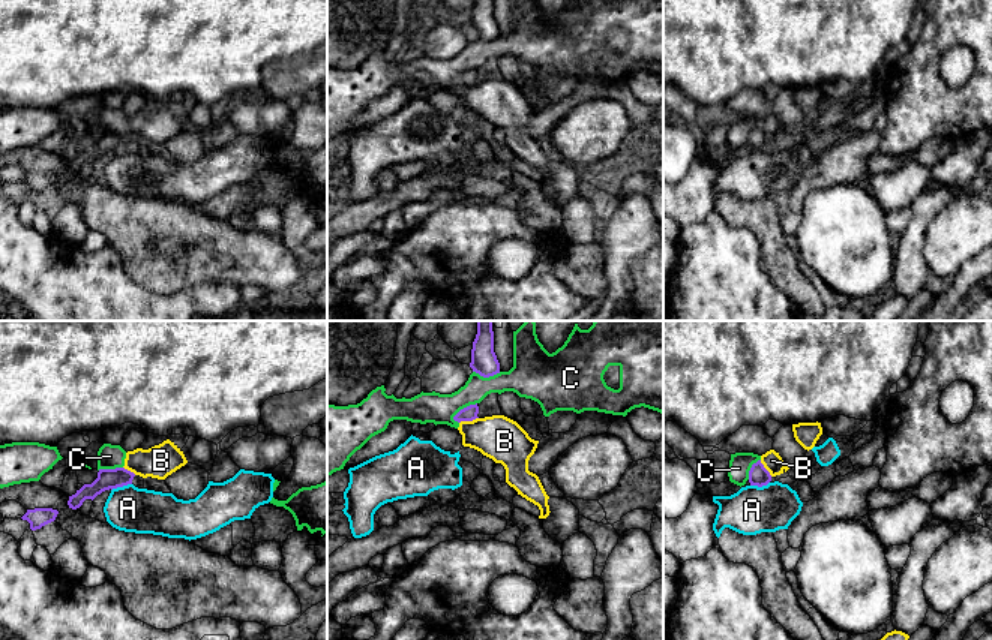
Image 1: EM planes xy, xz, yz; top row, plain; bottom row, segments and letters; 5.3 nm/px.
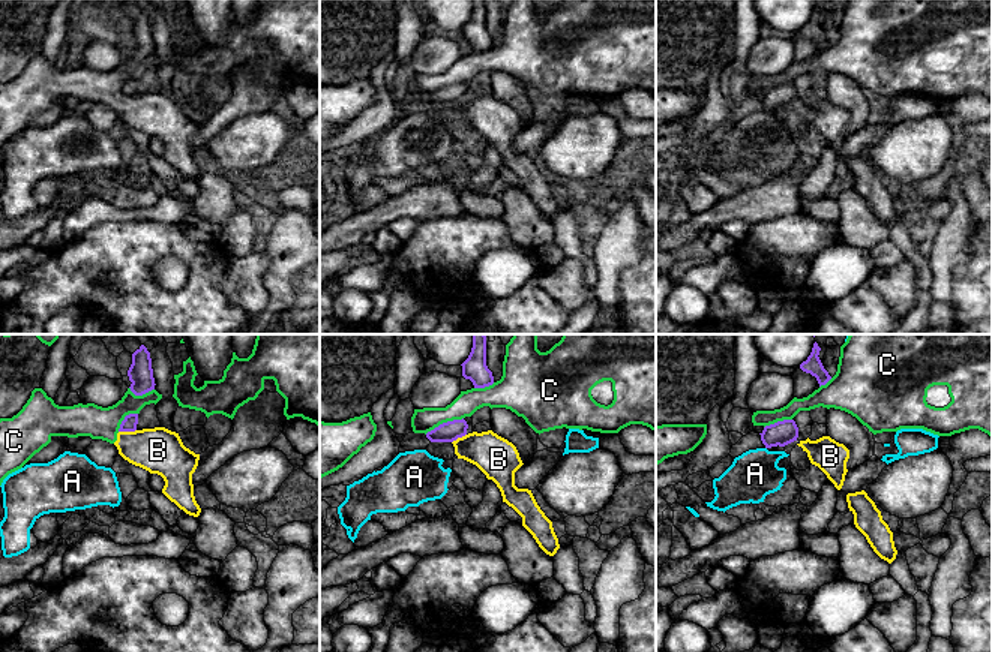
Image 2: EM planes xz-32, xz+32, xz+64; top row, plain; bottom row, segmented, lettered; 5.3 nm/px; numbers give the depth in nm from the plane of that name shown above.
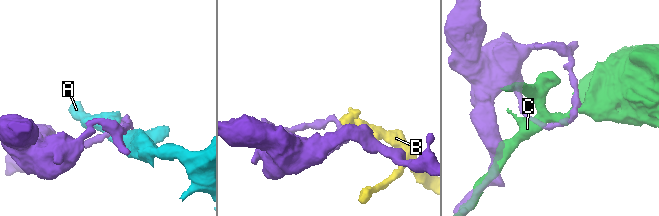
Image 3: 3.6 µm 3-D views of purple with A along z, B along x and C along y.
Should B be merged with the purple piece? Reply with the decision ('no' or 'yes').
no

